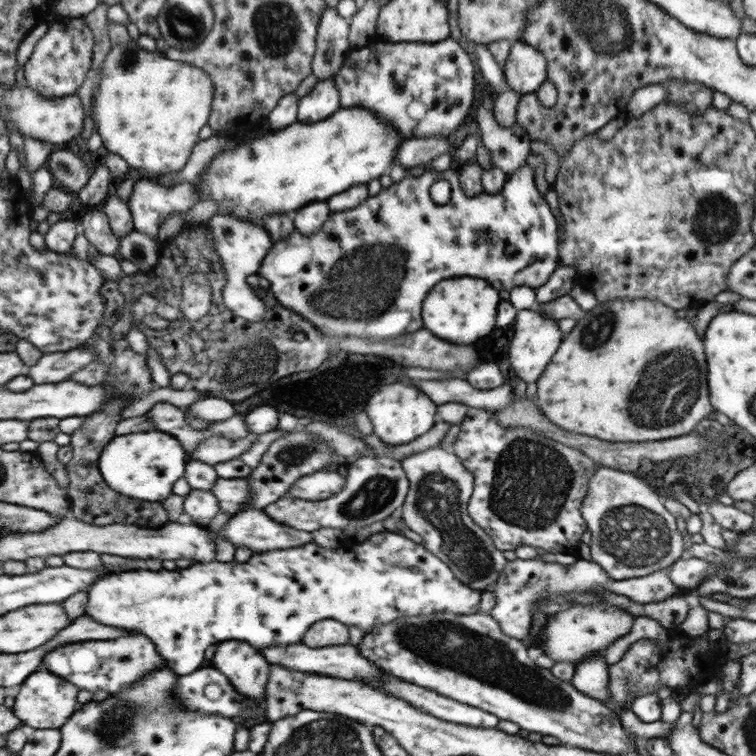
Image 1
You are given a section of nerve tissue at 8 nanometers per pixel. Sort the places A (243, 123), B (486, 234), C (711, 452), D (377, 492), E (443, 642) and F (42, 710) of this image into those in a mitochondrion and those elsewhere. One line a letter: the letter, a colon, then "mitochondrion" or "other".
A: other
B: other
C: other
D: mitochondrion
E: mitochondrion
F: other

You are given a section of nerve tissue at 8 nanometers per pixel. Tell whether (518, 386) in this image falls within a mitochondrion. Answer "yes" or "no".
no

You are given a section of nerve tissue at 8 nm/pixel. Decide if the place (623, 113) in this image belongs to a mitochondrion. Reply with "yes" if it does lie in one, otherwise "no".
no

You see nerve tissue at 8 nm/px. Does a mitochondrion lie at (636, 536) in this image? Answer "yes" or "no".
yes

